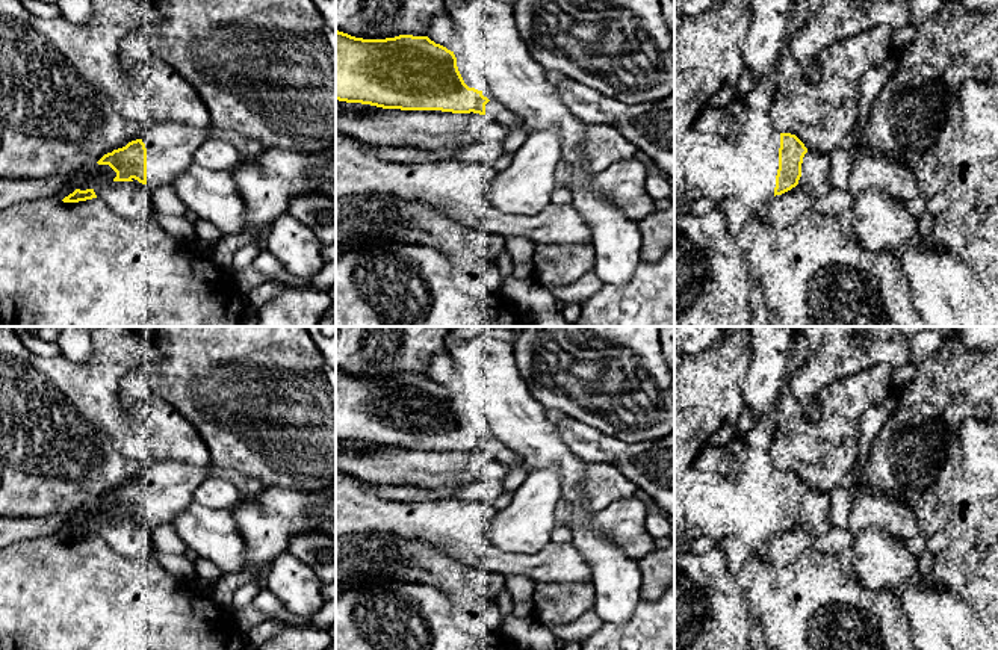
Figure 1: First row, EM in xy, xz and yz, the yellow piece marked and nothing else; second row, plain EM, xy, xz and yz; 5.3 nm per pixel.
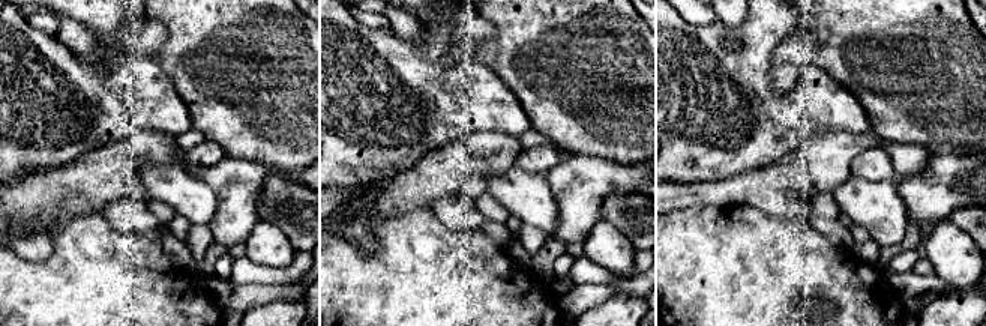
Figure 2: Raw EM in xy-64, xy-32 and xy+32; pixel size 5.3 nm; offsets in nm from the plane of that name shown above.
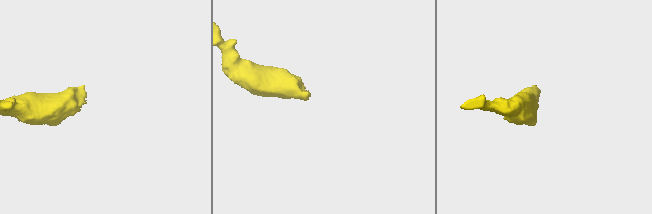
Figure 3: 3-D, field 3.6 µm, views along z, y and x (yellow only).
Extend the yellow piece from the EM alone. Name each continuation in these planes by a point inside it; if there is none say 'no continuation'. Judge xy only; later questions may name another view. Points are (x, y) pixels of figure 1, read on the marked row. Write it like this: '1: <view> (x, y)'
1: xy (170, 147)

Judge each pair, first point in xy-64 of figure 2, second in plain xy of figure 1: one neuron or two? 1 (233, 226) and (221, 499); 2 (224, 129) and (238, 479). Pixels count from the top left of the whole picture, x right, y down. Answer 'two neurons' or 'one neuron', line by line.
1: two neurons
2: two neurons

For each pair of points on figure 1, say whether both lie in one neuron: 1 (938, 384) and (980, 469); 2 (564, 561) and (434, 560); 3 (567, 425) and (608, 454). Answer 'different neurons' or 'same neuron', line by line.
1: different neurons
2: different neurons
3: same neuron

